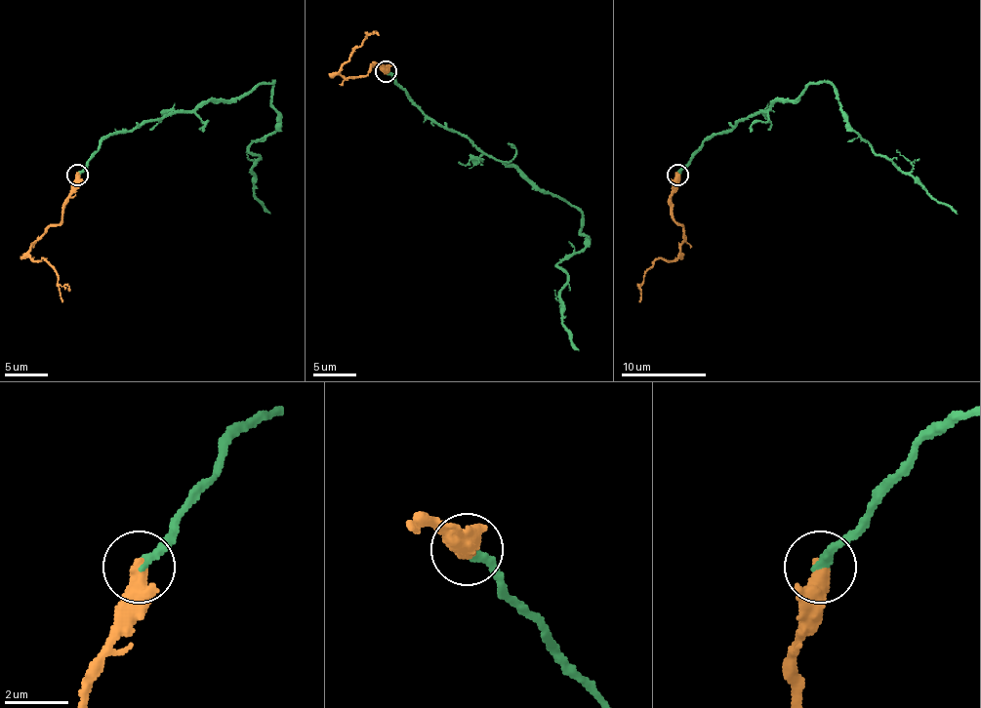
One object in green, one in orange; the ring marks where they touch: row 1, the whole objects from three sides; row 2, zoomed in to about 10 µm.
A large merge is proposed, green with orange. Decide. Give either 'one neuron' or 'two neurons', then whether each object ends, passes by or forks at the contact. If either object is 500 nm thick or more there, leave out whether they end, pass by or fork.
one neuron

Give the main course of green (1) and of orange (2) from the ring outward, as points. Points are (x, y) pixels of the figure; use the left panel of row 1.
1: (78, 175), (100, 142), (116, 133), (273, 81), (278, 126), (248, 149), (259, 156), (255, 196), (269, 213)
2: (78, 175), (78, 187), (67, 198), (63, 217), (37, 239), (29, 255), (44, 259), (57, 275), (63, 302)

